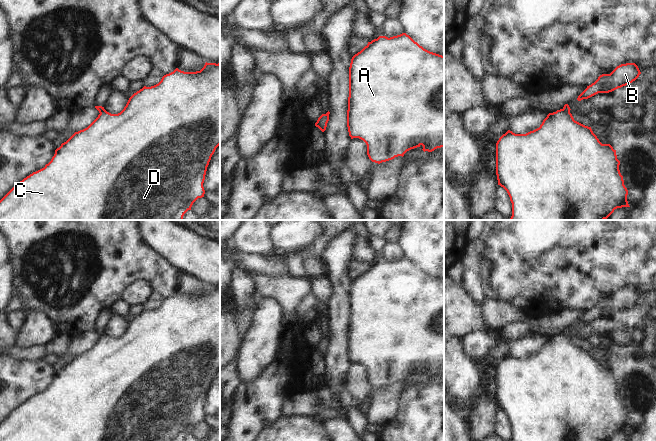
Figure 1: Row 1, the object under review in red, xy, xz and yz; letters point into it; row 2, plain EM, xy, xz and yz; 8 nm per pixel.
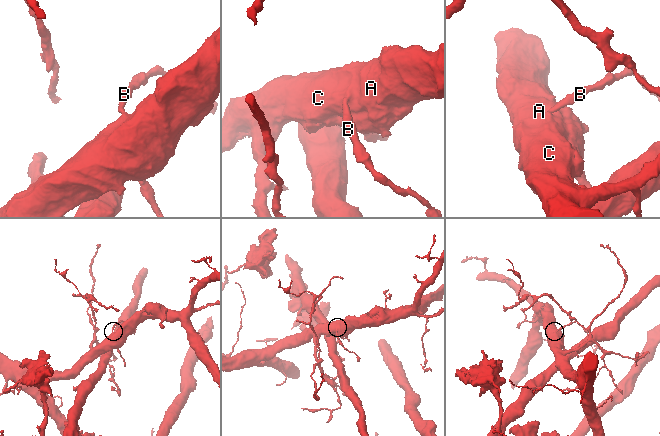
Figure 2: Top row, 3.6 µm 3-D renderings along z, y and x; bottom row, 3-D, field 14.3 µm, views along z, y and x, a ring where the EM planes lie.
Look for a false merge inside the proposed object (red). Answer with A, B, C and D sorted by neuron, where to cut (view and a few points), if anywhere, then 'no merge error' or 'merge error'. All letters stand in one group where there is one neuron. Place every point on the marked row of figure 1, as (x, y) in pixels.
groups A C D / B; cut yz (562, 109), (569, 112); merge error

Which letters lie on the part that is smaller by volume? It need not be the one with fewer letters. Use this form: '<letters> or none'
B

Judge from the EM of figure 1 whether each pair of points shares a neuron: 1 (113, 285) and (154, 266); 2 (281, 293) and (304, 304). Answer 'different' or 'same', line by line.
1: same
2: different

